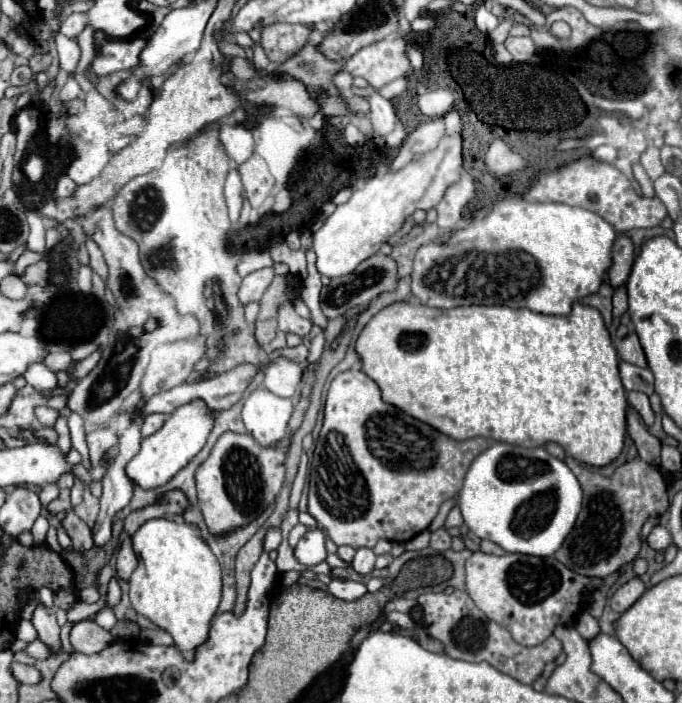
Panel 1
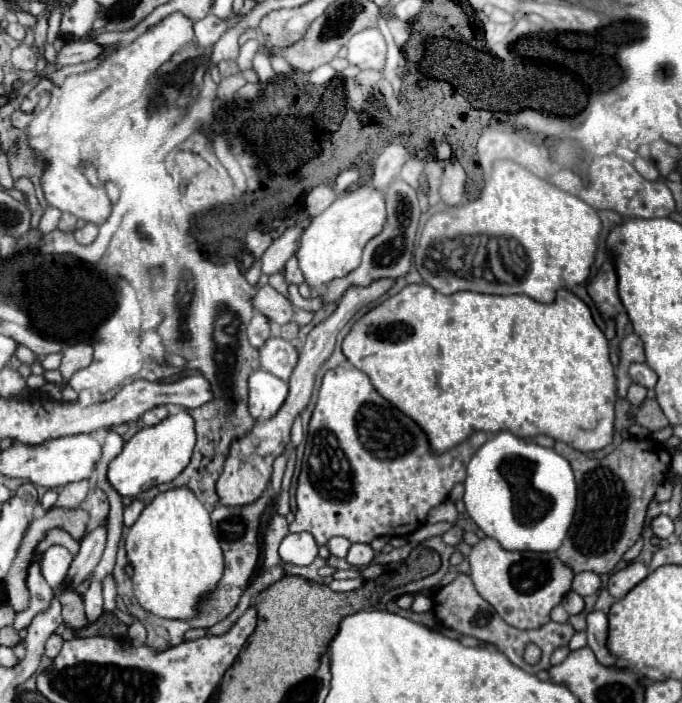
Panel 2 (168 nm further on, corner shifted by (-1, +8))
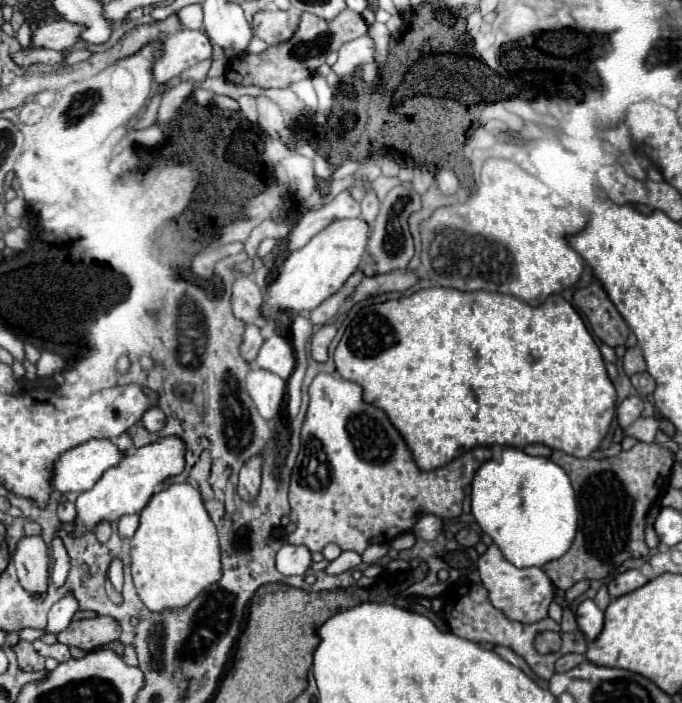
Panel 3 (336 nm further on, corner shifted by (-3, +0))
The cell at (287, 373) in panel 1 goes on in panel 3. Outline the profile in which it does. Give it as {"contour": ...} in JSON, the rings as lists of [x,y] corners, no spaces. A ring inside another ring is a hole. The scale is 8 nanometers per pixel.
{"contour":[[[274,333],[270,339],[264,341],[258,357],[254,359],[254,365],[280,375],[282,379],[288,379],[296,365],[294,349],[284,337]]]}

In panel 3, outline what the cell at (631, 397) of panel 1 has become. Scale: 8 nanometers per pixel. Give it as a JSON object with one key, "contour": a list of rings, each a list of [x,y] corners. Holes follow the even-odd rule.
{"contour":[[[628,397],[618,405],[618,425],[622,429],[628,429],[642,413],[642,399],[640,397]]]}

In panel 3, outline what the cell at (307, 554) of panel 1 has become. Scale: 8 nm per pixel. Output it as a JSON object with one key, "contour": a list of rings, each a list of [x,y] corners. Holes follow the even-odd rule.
{"contour":[[[284,543],[276,553],[276,569],[282,575],[304,575],[312,563],[310,551],[304,545]]]}

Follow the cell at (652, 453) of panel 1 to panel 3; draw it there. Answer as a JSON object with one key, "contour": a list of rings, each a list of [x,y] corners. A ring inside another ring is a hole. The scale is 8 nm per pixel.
{"contour":[[[632,347],[626,351],[626,355],[622,358],[623,370],[626,375],[634,375],[634,373],[642,373],[646,371],[646,361],[642,357],[640,347]]]}

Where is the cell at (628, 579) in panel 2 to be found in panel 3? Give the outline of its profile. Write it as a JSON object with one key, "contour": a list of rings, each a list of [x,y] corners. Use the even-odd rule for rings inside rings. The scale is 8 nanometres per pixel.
{"contour":[[[630,569],[630,571],[626,571],[626,573],[616,575],[616,577],[608,583],[608,593],[610,593],[612,599],[616,599],[616,597],[620,597],[620,595],[626,595],[626,593],[630,593],[630,591],[646,585],[646,583],[648,583],[648,577],[644,577],[642,571]]]}

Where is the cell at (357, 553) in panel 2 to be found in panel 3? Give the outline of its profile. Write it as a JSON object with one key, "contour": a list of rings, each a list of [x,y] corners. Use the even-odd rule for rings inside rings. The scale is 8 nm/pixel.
{"contour":[[[342,551],[334,561],[328,563],[328,567],[324,569],[324,573],[328,575],[340,575],[344,571],[350,571],[354,567],[358,567],[362,563],[360,555],[356,551]]]}

